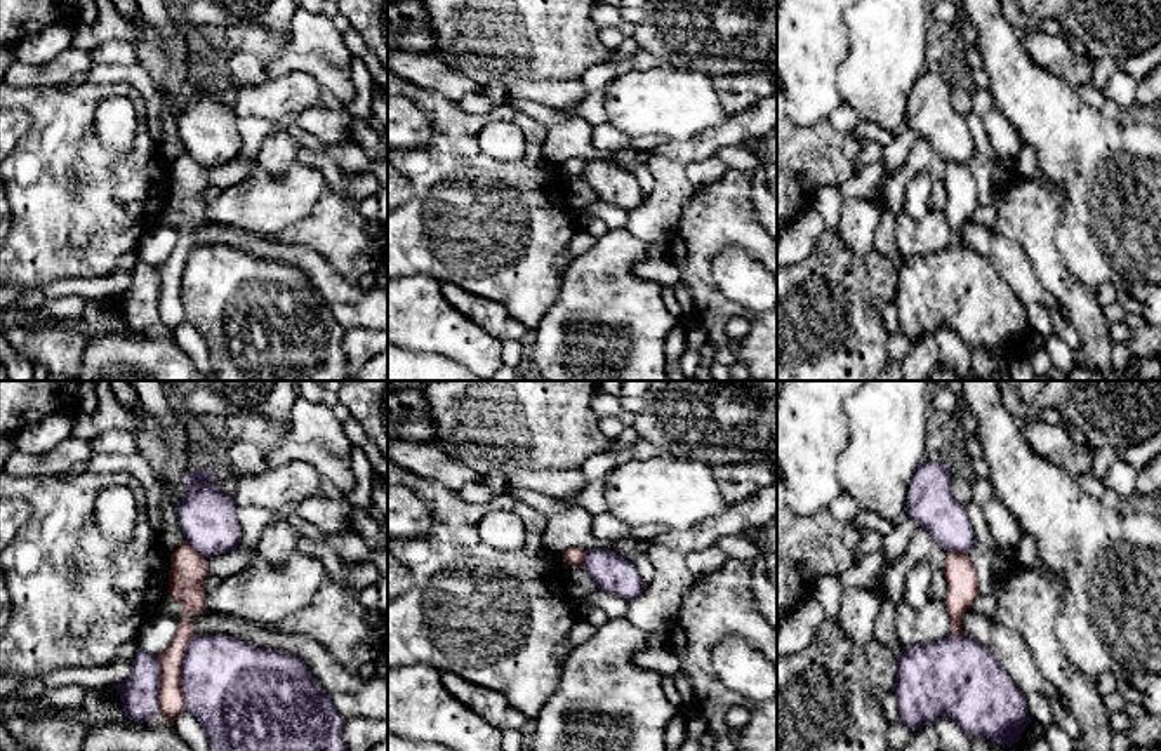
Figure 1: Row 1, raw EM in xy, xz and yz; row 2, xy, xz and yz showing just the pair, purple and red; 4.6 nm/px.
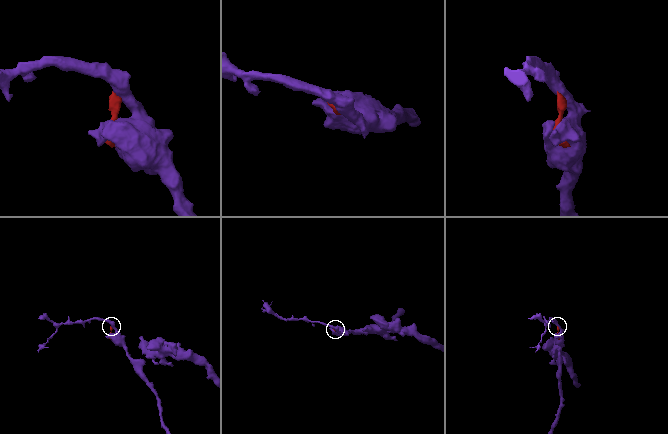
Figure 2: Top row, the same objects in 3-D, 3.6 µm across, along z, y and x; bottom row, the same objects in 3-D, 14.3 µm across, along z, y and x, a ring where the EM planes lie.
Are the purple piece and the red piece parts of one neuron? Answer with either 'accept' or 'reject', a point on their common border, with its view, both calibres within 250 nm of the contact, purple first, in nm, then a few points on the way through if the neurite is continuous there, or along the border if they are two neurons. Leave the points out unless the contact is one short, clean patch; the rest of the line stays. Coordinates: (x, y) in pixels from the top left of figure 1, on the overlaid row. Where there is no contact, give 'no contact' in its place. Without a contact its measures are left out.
reject | xy (181, 671) | 440/120 nm

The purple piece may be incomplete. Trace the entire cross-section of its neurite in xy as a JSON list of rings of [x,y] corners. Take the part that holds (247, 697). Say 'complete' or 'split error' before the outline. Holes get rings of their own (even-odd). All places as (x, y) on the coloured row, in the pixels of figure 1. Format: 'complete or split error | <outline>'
complete | [[[196,635],[186,647],[181,690],[188,711],[209,735],[210,751],[348,751],[342,716],[308,666],[283,650],[261,648],[228,635]]]

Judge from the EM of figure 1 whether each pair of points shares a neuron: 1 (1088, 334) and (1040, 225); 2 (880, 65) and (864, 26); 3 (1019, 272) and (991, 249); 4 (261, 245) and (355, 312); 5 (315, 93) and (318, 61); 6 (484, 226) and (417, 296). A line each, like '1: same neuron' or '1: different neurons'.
1: same neuron
2: same neuron
3: same neuron
4: same neuron
5: different neurons
6: different neurons

